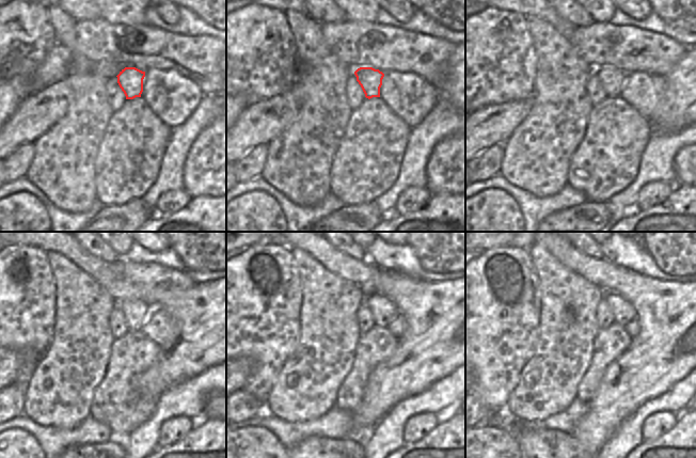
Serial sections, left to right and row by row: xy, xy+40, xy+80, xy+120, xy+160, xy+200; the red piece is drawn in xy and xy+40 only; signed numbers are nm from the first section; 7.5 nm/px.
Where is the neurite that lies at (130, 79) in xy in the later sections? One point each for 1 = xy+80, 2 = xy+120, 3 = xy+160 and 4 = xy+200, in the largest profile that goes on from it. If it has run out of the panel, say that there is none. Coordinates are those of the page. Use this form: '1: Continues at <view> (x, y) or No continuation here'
1: Continues at xy+80 (612, 79)
2: Continues at xy+120 (136, 312)
3: Continues at xy+160 (383, 311)
4: Continues at xy+200 (623, 312)

